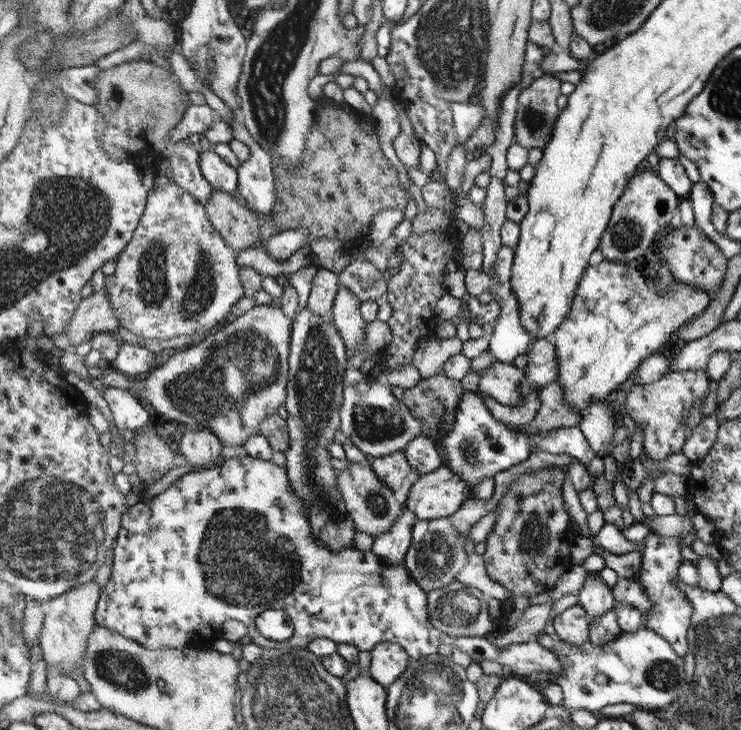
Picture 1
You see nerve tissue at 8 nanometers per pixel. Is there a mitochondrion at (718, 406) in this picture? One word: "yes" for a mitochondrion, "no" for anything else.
no

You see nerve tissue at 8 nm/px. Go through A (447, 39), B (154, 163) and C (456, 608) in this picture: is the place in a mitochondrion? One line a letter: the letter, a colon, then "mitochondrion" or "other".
A: mitochondrion
B: other
C: mitochondrion

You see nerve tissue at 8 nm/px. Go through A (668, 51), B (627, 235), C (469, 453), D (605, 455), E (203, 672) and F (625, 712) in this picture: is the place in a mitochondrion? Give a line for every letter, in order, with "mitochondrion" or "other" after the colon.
A: other
B: mitochondrion
C: mitochondrion
D: other
E: other
F: other

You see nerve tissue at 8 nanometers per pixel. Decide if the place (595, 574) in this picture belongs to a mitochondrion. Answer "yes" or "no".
no

